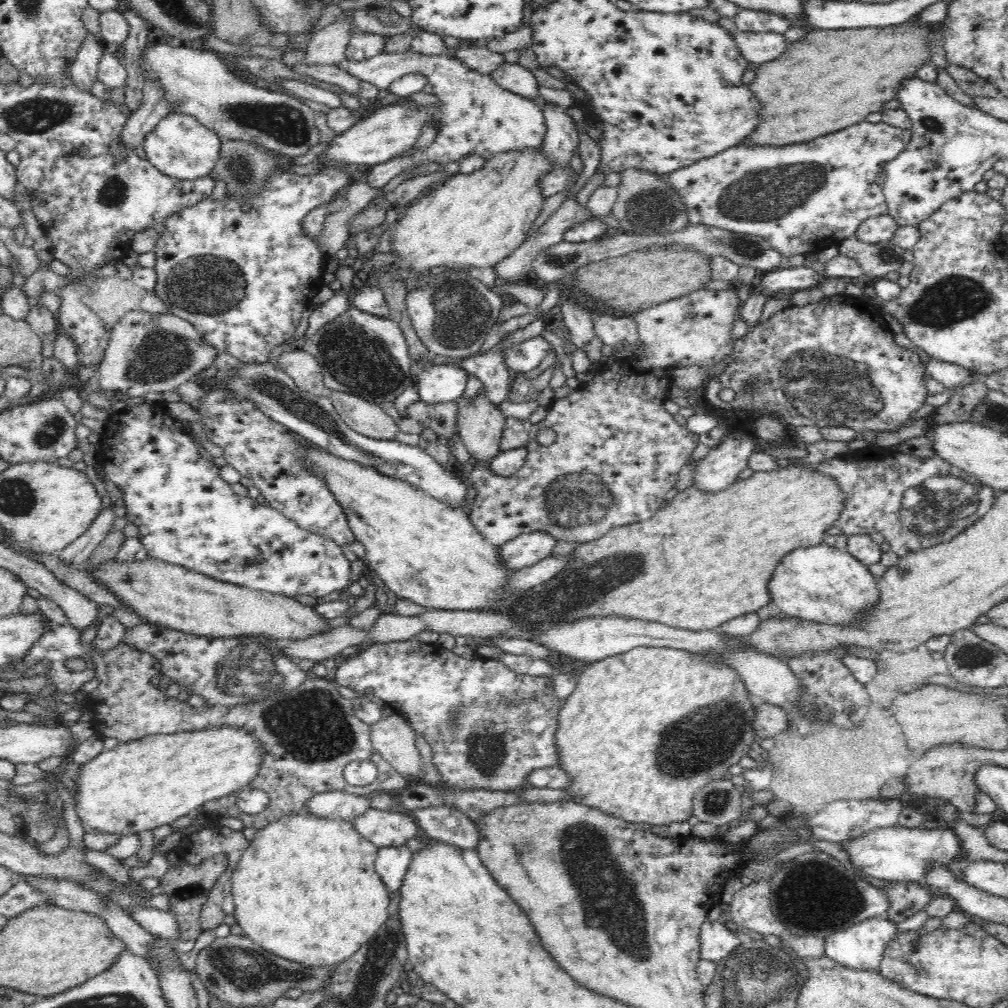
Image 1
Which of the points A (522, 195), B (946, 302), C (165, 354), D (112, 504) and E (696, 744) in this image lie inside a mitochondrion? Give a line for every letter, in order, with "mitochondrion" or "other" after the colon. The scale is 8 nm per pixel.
A: other
B: mitochondrion
C: mitochondrion
D: other
E: mitochondrion

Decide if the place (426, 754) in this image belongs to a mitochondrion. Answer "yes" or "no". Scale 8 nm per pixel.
no

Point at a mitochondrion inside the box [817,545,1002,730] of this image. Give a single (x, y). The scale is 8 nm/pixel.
(969, 657)

